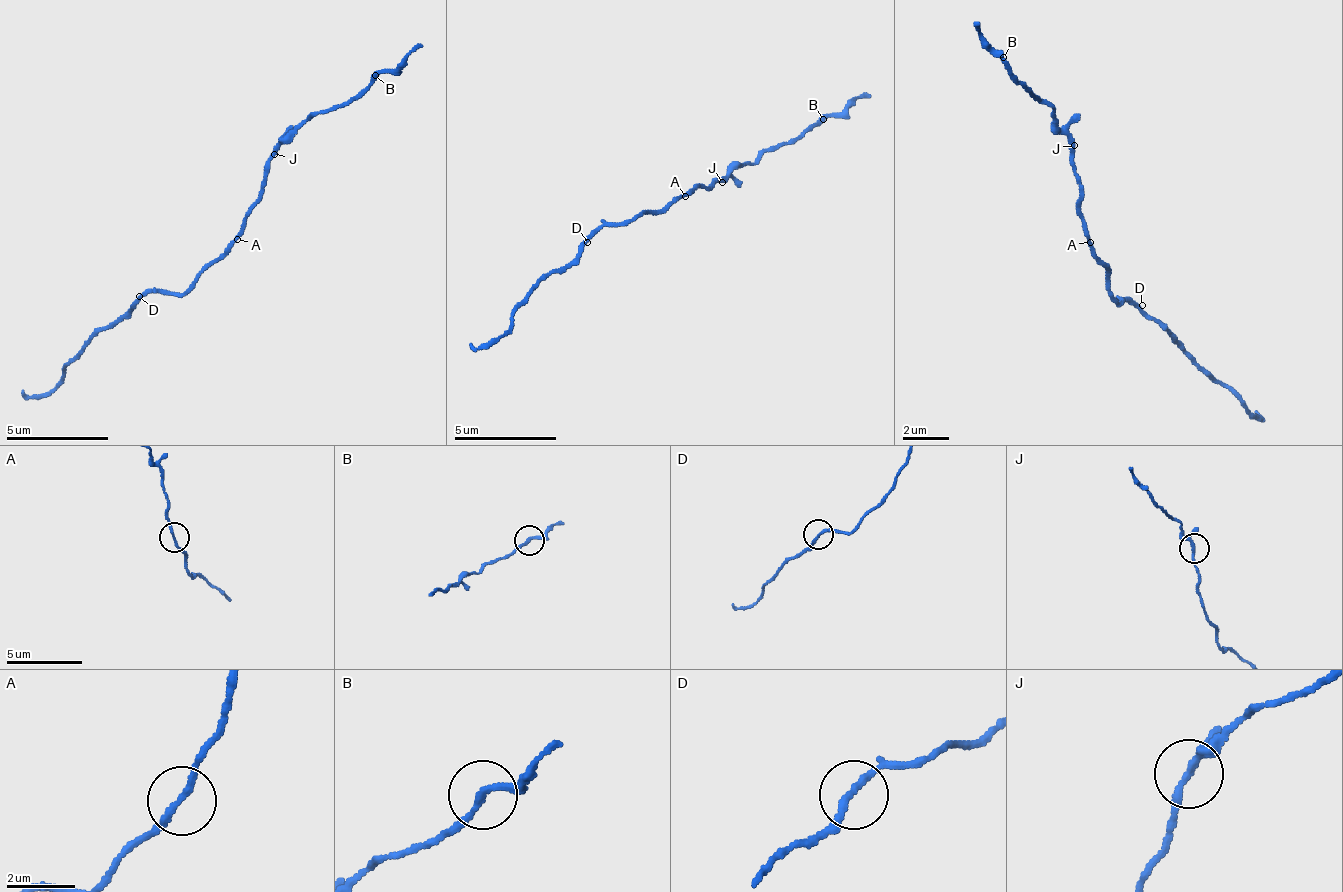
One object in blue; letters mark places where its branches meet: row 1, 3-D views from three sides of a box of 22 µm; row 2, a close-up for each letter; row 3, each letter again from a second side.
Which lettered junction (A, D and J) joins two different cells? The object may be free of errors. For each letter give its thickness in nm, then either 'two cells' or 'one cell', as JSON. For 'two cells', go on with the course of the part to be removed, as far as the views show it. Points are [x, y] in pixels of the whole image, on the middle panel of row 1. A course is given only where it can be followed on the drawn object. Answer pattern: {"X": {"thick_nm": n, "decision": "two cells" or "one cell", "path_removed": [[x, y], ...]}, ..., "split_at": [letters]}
{"A": {"thick_nm": 160, "decision": "one cell"}, "D": {"thick_nm": 180, "decision": "one cell"}, "J": {"thick_nm": 160, "decision": "two cells", "path_removed": [[721, 180], [792, 145], [869, 93]]}, "split_at": ["J"]}

